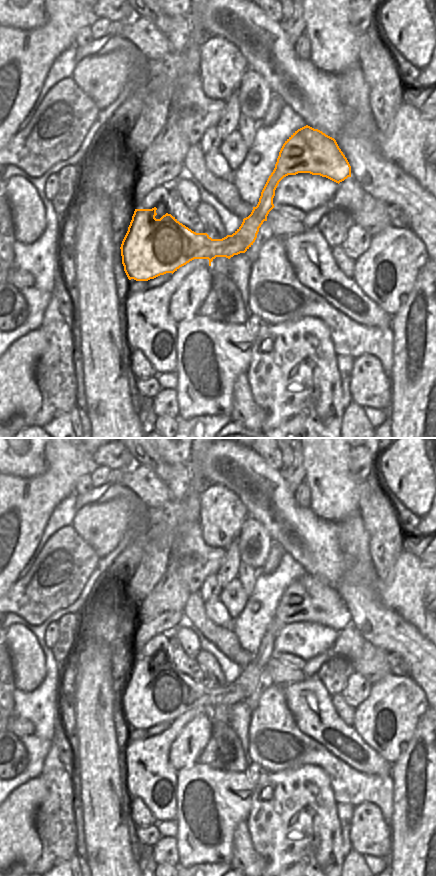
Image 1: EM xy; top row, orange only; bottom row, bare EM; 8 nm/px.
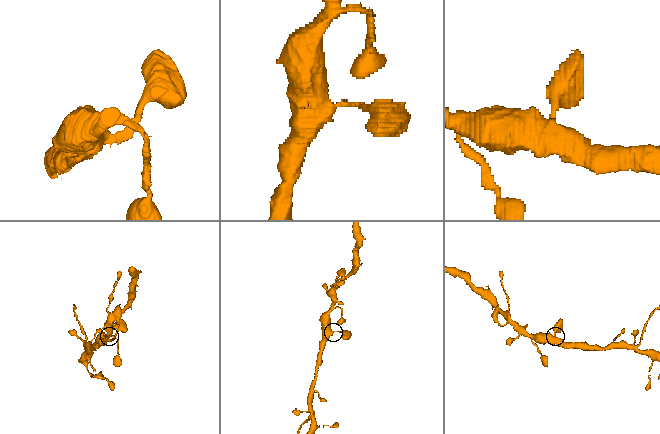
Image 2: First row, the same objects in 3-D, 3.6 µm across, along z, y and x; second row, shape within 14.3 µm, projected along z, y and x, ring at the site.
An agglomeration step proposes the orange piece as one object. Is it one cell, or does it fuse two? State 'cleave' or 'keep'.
keep

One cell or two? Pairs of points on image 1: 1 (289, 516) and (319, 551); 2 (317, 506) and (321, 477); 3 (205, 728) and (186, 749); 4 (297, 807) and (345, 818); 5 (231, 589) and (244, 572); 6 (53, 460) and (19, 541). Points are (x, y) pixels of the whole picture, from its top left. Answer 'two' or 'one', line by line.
1: one
2: one
3: one
4: two
5: two
6: one

